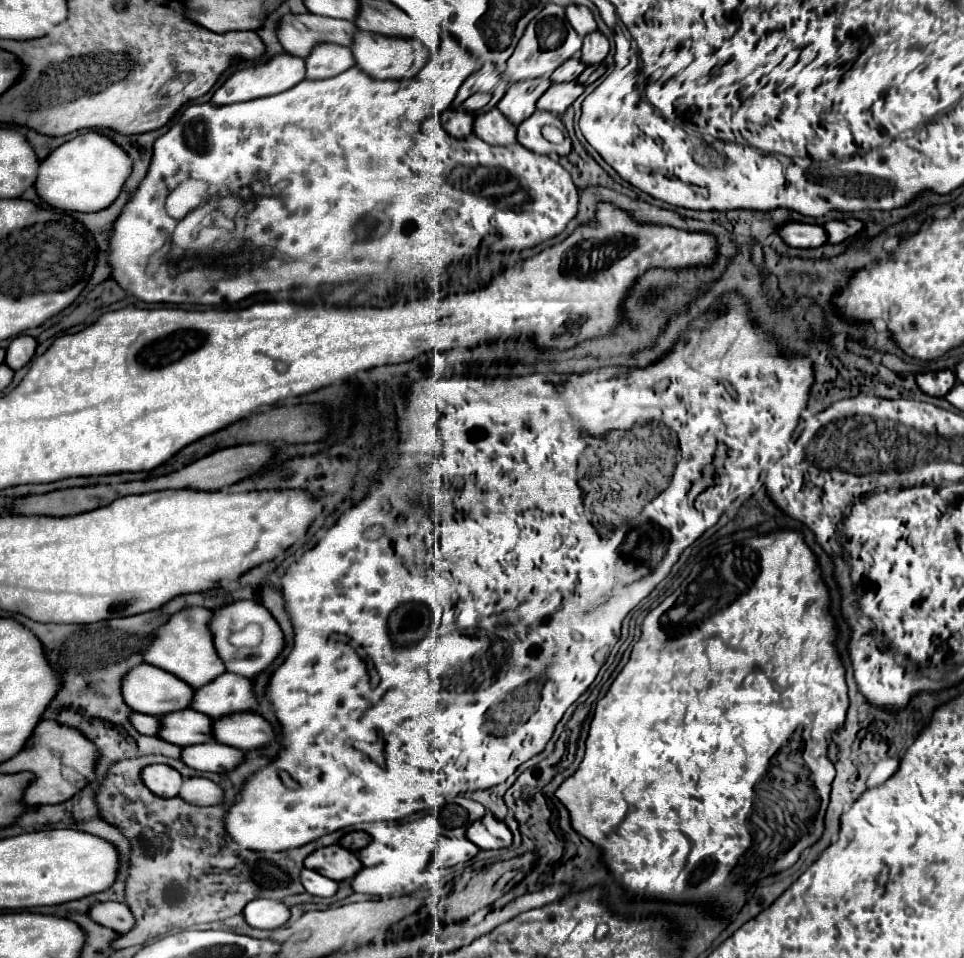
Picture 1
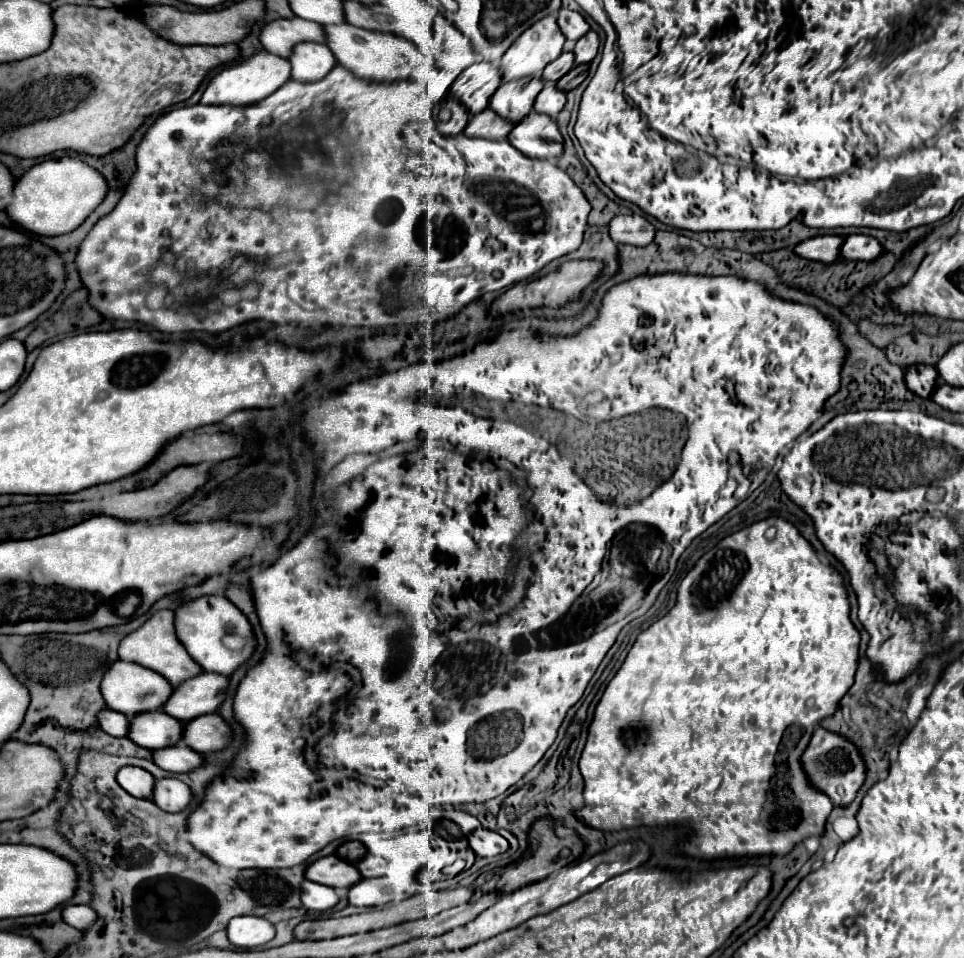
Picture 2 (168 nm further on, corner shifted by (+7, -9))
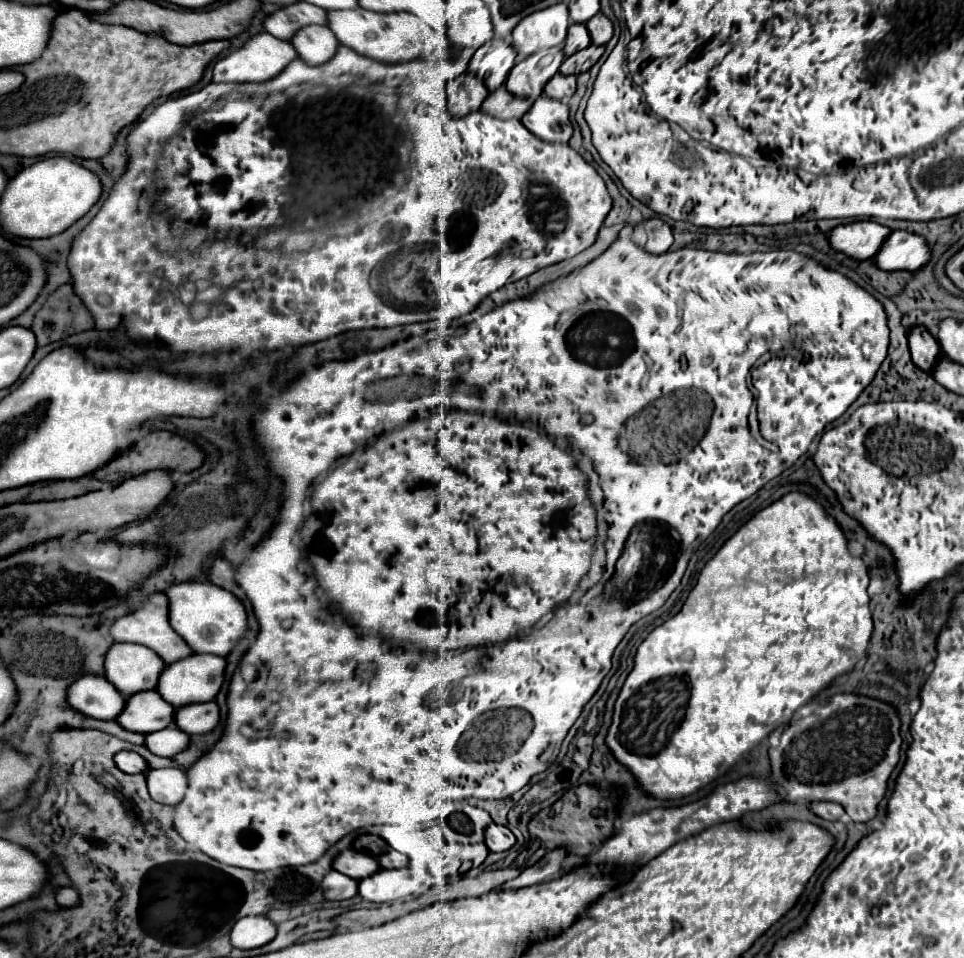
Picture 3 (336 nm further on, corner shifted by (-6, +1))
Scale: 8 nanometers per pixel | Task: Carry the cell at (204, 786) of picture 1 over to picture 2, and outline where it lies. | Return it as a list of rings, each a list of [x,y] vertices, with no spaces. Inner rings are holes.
[[[174,778],[156,780],[152,800],[164,812],[182,812],[190,804],[190,788]]]

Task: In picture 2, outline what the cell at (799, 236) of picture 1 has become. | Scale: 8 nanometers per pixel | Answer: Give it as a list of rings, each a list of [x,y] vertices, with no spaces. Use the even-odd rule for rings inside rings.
[[[816,236],[816,238],[808,238],[802,244],[796,246],[796,254],[808,260],[818,260],[824,264],[832,264],[836,262],[838,256],[838,248],[842,248],[842,240],[840,236]]]

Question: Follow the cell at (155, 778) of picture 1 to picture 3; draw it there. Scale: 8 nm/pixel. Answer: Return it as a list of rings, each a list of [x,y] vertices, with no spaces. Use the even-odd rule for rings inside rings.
[[[119,752],[115,756],[115,764],[119,766],[119,770],[123,770],[127,774],[143,774],[149,770],[145,758],[139,756],[137,752]]]

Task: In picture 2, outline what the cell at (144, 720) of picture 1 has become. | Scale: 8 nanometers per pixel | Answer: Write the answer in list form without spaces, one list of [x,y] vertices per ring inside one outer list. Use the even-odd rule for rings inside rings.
[[[108,708],[98,712],[98,724],[110,736],[126,736],[126,732],[128,732],[128,718],[122,716],[120,712],[114,712]]]

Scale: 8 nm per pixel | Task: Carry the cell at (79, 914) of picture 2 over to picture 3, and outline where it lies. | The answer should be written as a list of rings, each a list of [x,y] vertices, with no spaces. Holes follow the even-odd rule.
[[[59,888],[57,890],[57,902],[61,908],[71,908],[71,906],[79,906],[81,898],[79,898],[79,892],[73,888]]]

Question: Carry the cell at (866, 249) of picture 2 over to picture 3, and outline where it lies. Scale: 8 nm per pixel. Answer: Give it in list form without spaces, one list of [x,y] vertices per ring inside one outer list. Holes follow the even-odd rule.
[[[895,230],[881,244],[875,254],[875,262],[881,270],[909,270],[915,272],[925,266],[931,258],[931,252],[925,240],[917,234]]]

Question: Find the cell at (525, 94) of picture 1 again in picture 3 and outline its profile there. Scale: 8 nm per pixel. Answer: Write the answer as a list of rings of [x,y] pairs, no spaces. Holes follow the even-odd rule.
[[[547,52],[533,54],[531,58],[525,58],[511,70],[505,82],[505,88],[509,94],[519,98],[531,98],[531,100],[537,100],[543,94],[543,86],[559,72],[559,66],[565,60],[563,52],[559,52],[555,54],[555,60],[547,68],[539,68],[537,64],[545,54]]]

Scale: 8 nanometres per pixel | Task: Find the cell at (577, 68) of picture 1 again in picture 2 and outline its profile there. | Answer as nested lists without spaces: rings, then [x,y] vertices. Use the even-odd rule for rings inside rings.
[[[570,50],[570,52],[562,52],[562,56],[558,56],[558,60],[550,62],[550,64],[544,68],[542,78],[544,78],[546,82],[556,82],[556,80],[560,80],[572,66],[574,66],[572,50]]]

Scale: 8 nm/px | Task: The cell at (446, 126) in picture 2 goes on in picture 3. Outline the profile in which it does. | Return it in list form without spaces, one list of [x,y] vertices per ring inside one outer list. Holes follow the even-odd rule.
[[[471,74],[457,76],[455,80],[447,82],[447,108],[449,114],[455,118],[463,118],[481,108],[483,100],[487,98],[489,90],[479,82],[479,78]]]

